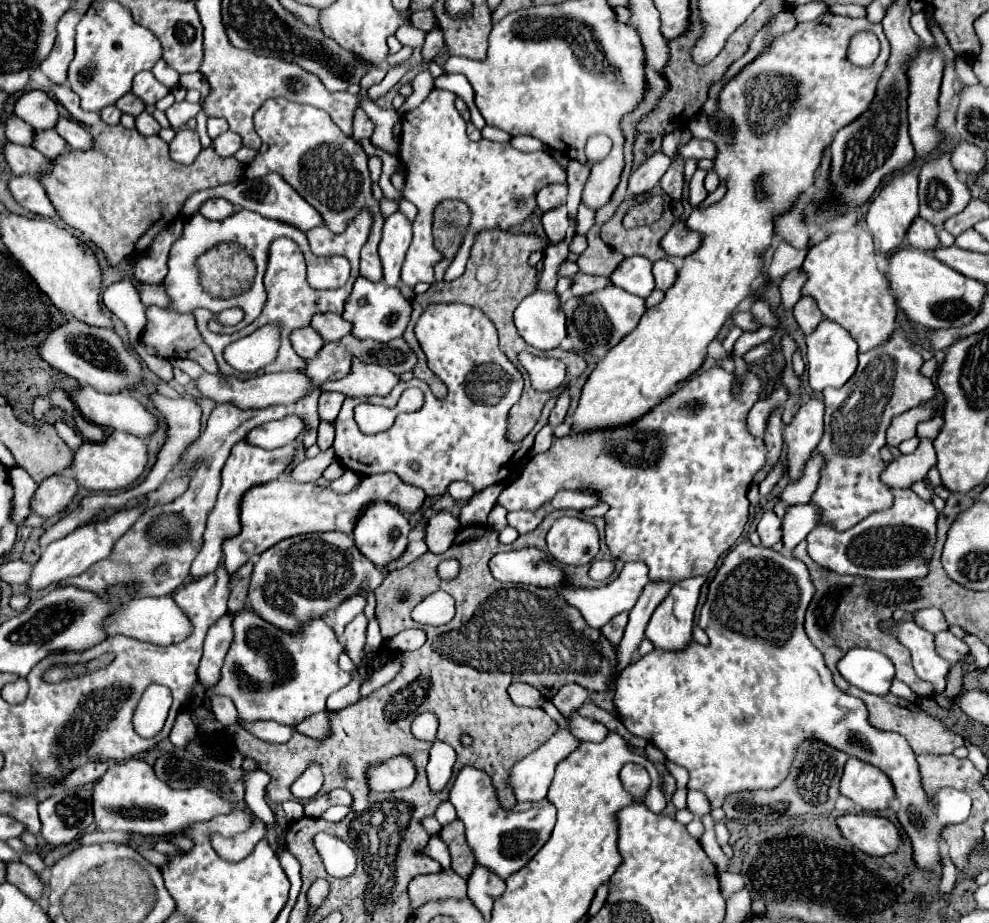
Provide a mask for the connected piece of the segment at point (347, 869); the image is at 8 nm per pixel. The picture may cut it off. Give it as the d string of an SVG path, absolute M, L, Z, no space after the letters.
M320 833L314 837L314 847L322 857L326 873L332 877L348 877L356 869L354 851L330 833Z

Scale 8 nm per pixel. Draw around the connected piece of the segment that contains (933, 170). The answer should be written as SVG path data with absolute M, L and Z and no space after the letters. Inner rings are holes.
M950 153L928 159L920 171L920 217L942 225L970 203L970 189L950 163Z

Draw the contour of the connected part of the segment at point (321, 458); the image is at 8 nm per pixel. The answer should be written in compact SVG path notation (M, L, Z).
M332 447L326 449L326 451L320 451L314 459L306 459L306 461L298 463L292 469L292 479L294 481L306 481L306 483L308 481L318 481L322 477L324 469L334 461L338 461L338 459L336 459L336 453L332 451Z

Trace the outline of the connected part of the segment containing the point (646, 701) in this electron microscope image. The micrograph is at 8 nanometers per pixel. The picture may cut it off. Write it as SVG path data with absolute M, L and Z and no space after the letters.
M742 541L738 543L734 549L730 549L730 553L724 557L722 565L718 567L710 587L708 587L708 597L706 597L706 603L702 605L702 613L700 613L700 627L706 631L706 635L710 637L710 643L708 645L700 645L696 641L688 643L688 647L684 647L684 651L652 651L648 655L644 655L642 659L638 659L634 665L626 667L624 671L620 671L618 679L616 679L616 707L618 707L618 717L620 721L628 727L630 733L638 735L638 737L644 737L648 743L656 745L668 761L676 763L676 765L682 765L688 769L690 773L690 783L688 783L688 789L696 789L696 791L702 791L708 801L710 801L710 807L716 809L722 805L724 797L730 795L730 793L738 793L738 791L744 791L744 789L774 789L778 787L778 783L782 783L788 775L788 769L792 765L792 757L794 757L794 751L796 747L804 741L804 739L820 739L824 743L828 743L830 747L834 749L840 749L852 757L858 757L866 763L872 763L874 767L882 769L888 779L892 781L892 787L896 791L896 799L900 801L898 805L898 811L896 811L896 817L902 825L902 831L904 835L908 837L910 845L912 845L912 861L914 865L920 869L920 871L936 871L942 863L942 853L940 853L940 843L942 843L942 829L946 825L952 825L952 823L960 823L968 817L970 813L970 797L958 789L950 789L950 787L944 787L940 791L936 791L936 795L928 795L924 791L924 785L922 785L922 777L920 777L920 771L918 771L918 763L916 763L916 755L914 751L908 747L906 739L898 733L886 733L886 731L876 731L870 723L868 723L868 711L866 711L866 705L856 699L856 697L850 697L850 695L844 695L832 681L832 673L830 669L824 665L824 657L822 653L810 643L810 639L806 637L804 633L804 613L806 613L806 607L812 599L812 593L814 593L814 587L810 583L810 575L808 575L808 569L802 561L798 559L790 559L790 557L784 557L782 553L776 553L774 549L766 549L766 547L754 547L752 543L748 541Z

